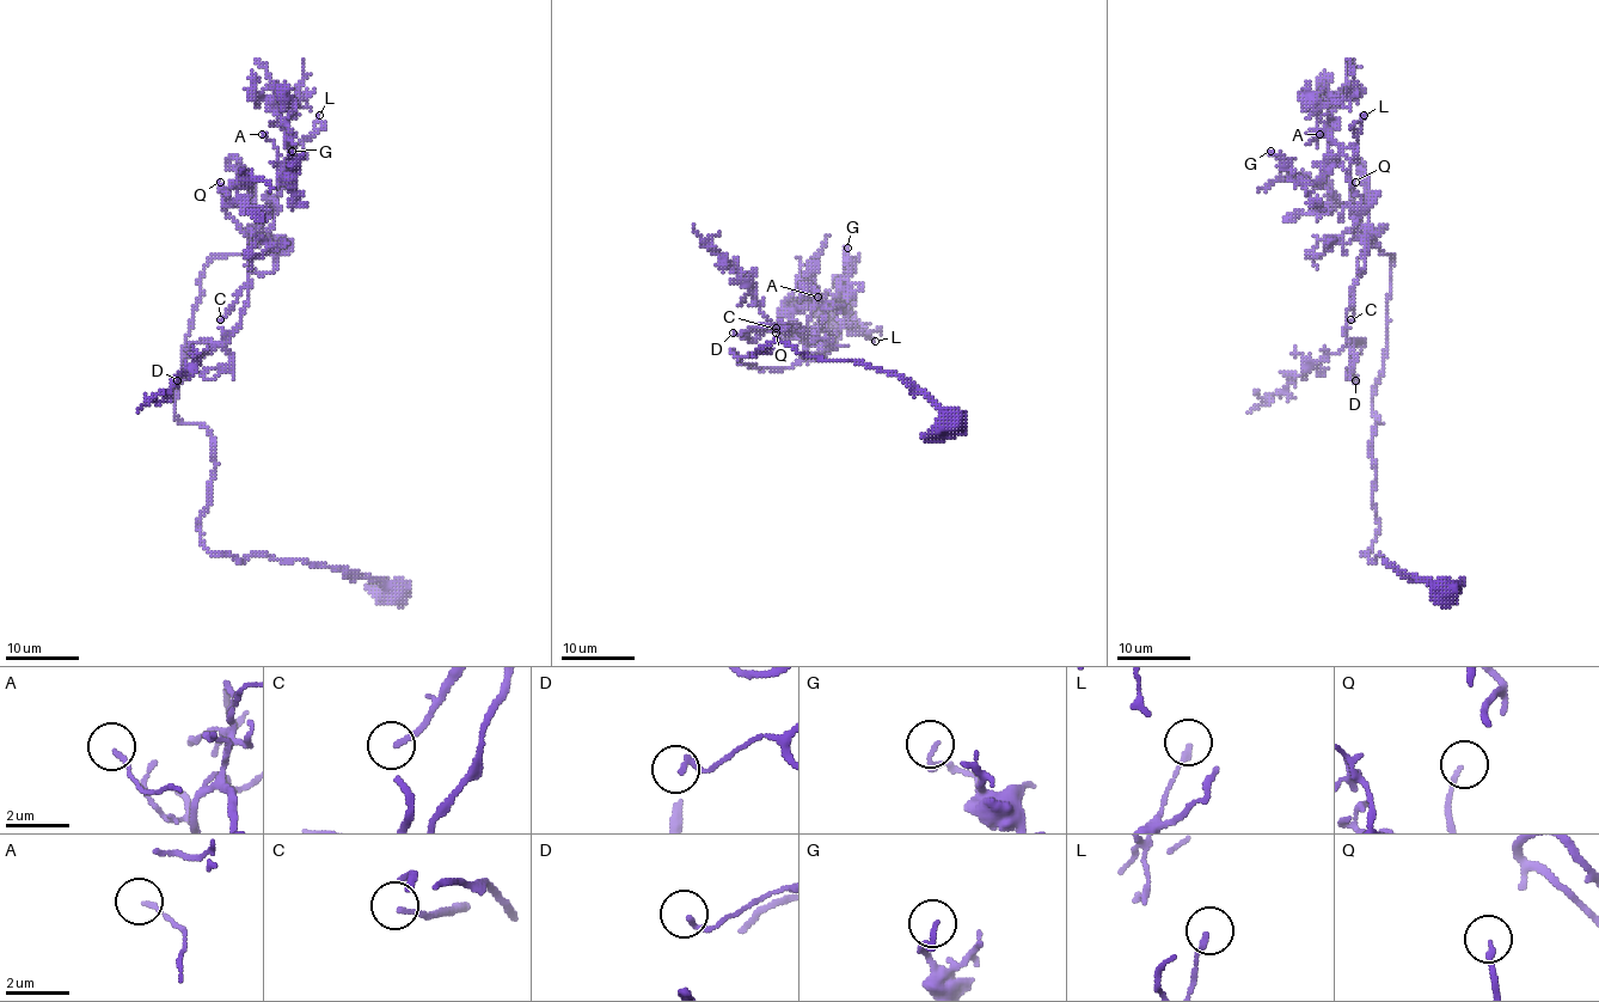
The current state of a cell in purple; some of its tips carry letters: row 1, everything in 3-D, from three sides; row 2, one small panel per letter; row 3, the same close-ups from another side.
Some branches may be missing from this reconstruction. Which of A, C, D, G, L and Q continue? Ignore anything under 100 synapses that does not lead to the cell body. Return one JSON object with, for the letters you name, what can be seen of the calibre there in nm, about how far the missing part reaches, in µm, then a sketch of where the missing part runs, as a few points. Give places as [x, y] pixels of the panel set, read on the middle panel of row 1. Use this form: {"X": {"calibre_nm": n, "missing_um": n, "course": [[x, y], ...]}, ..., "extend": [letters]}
{"C": {"calibre_nm": 110, "missing_um": 30, "course": [[776, 328], [752, 313], [770, 299], [773, 286], [790, 280], [796, 273], [797, 293], [820, 321], [814, 317]]}, "Q": {"calibre_nm": 130, "missing_um": 35, "course": [[776, 333], [770, 293], [748, 310], [755, 295], [753, 303], [776, 303], [760, 336]]}, "extend": ["C", "Q"]}

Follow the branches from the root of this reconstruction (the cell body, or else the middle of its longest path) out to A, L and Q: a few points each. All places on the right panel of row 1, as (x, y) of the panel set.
A: (1445, 596), (1364, 555), (1378, 527), (1370, 445), (1391, 255), (1355, 220), (1360, 195), (1323, 163), (1319, 134)
L: (1445, 596), (1364, 555), (1378, 527), (1370, 445), (1391, 285), (1391, 255), (1351, 211), (1364, 115)
Q: (1445, 596), (1364, 555), (1378, 527), (1370, 445), (1391, 255), (1374, 238), (1384, 227), (1359, 230), (1355, 182)

